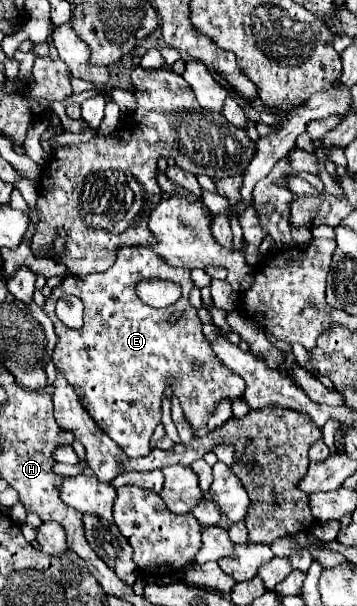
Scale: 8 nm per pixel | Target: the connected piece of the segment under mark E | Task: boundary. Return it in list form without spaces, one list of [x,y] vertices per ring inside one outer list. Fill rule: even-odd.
[[[127,246],[119,248],[115,264],[103,273],[89,274],[84,278],[63,278],[62,284],[53,290],[53,294],[45,302],[45,314],[55,324],[57,334],[57,346],[53,352],[53,362],[57,370],[67,378],[67,382],[75,388],[75,392],[81,396],[85,408],[89,410],[91,418],[99,424],[99,428],[109,434],[111,440],[115,440],[123,452],[129,458],[147,456],[151,452],[151,436],[155,426],[161,420],[161,396],[167,388],[167,376],[173,376],[173,392],[181,400],[185,418],[193,428],[203,428],[213,414],[215,406],[221,398],[241,398],[245,392],[245,382],[241,376],[233,374],[227,366],[221,364],[221,360],[213,354],[209,342],[205,340],[201,332],[201,320],[197,316],[197,310],[189,304],[189,292],[193,288],[191,272],[185,268],[171,268],[165,264],[163,258],[159,258],[151,248],[143,246]],[[143,278],[165,278],[181,286],[181,298],[169,306],[155,310],[147,304],[143,304],[135,294],[135,284]],[[63,295],[75,295],[85,304],[85,324],[79,330],[67,328],[57,316],[55,316],[55,302]],[[173,310],[183,310],[185,316],[177,324],[169,324],[167,316]]]

